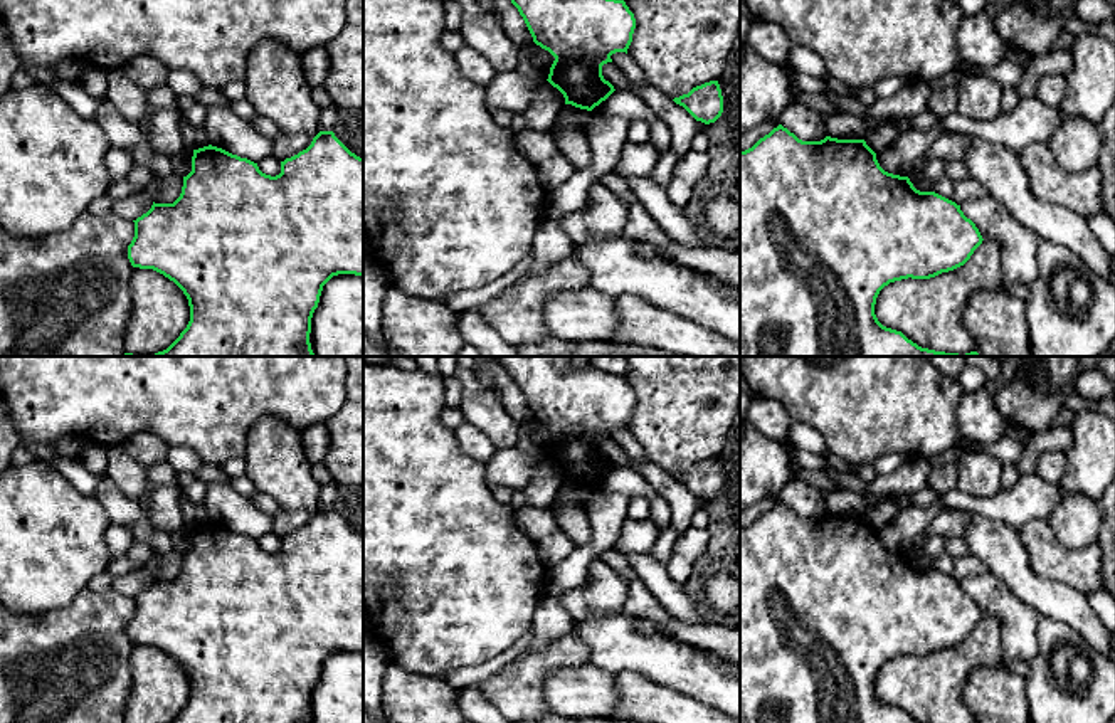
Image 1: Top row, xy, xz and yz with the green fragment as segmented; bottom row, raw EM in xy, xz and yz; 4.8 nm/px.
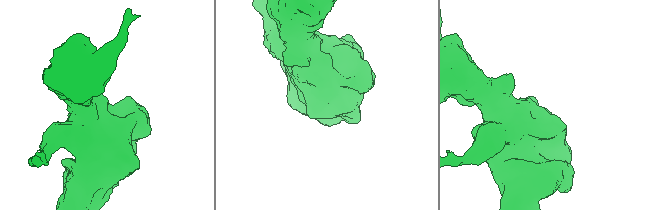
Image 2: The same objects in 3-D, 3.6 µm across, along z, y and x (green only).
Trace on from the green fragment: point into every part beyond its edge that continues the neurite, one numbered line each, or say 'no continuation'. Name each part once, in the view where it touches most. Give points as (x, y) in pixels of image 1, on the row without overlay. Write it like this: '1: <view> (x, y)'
no continuation

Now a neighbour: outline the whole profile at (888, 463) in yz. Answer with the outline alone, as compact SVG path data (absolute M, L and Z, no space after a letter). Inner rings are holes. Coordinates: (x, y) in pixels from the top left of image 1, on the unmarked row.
M885 454L871 462L871 467L878 476L890 474L901 467L910 457L903 454Z

